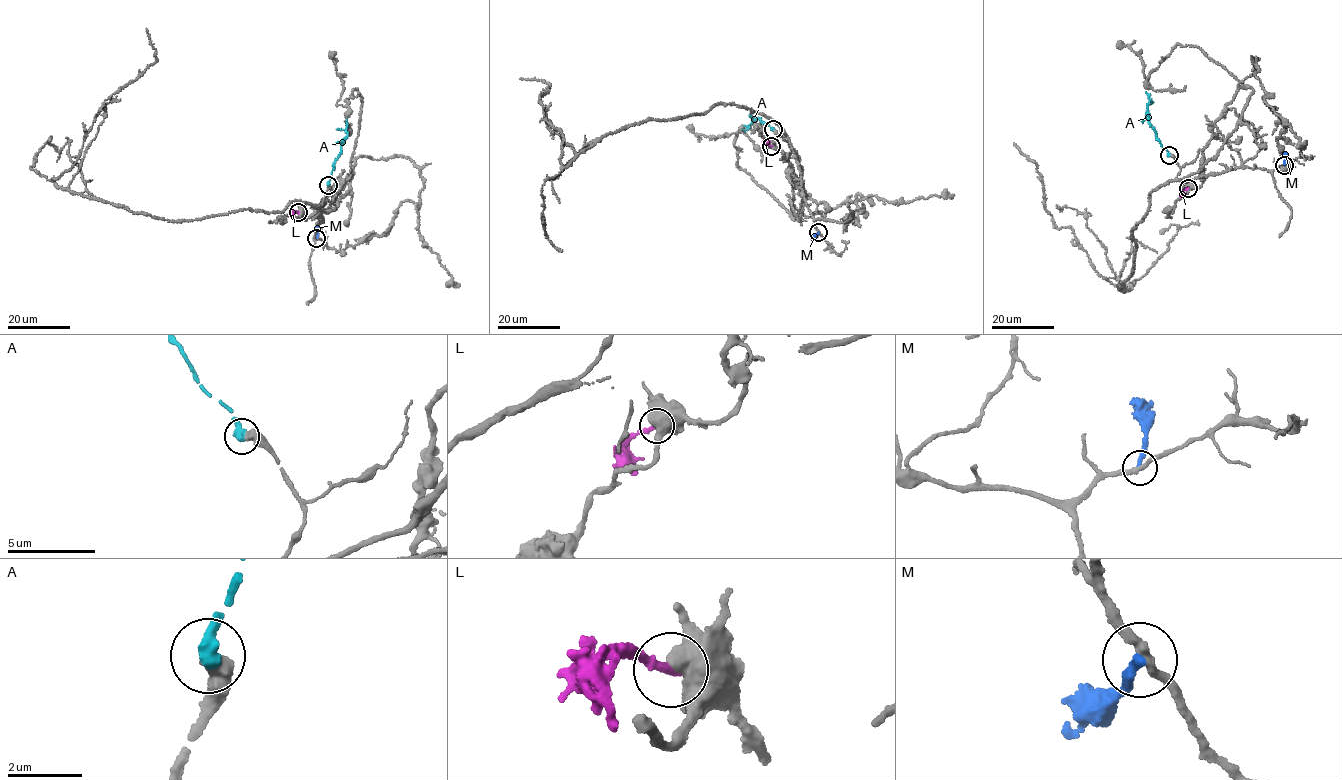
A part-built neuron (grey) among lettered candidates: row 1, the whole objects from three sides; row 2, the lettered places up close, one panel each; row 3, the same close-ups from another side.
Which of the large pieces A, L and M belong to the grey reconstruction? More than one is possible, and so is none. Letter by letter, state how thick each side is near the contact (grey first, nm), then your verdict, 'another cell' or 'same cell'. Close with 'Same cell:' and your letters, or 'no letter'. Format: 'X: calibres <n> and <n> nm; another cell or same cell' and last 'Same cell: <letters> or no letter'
A: calibres 400 and 440 nm; same cell
L: calibres 650 and 240 nm; another cell
M: calibres 240 and 240 nm; another cell
Same cell: A

